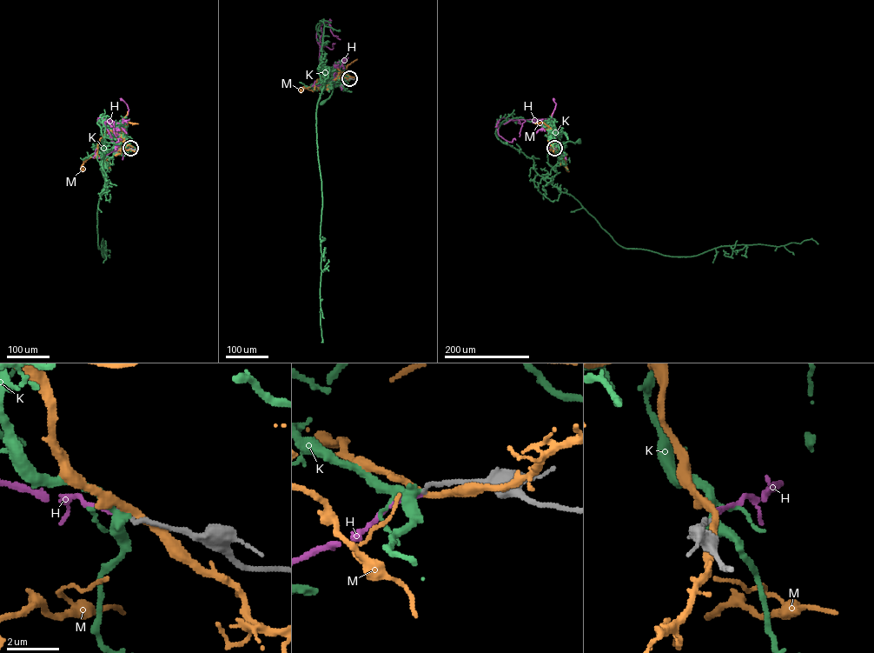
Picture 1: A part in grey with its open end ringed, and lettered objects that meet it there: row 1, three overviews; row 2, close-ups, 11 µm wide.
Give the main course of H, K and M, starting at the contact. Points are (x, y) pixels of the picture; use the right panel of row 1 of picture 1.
H: (554, 148), (551, 119), (556, 104), (553, 99)
K: (554, 148), (553, 145), (556, 148), (568, 141), (579, 141)
M: (554, 148), (547, 130), (555, 139), (560, 156), (565, 157), (567, 154), (564, 159), (566, 168)

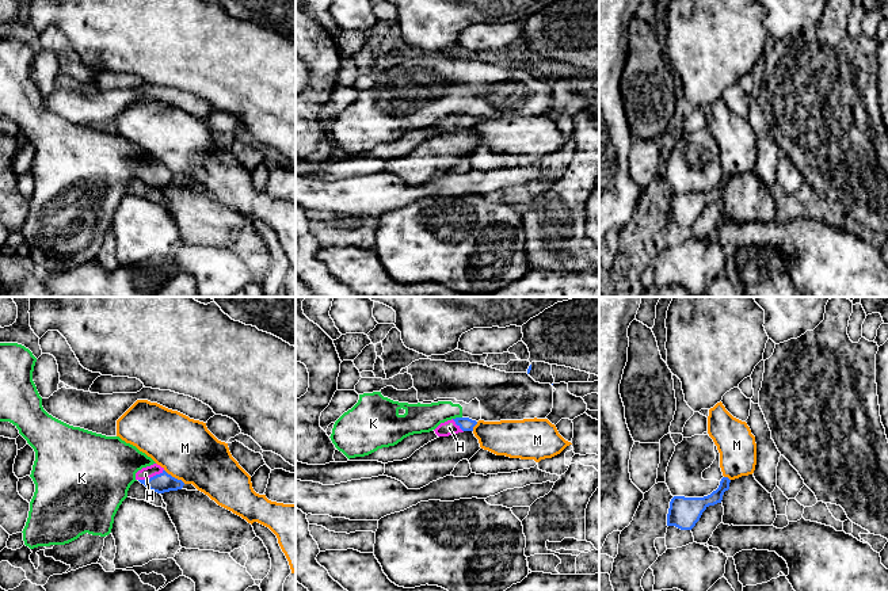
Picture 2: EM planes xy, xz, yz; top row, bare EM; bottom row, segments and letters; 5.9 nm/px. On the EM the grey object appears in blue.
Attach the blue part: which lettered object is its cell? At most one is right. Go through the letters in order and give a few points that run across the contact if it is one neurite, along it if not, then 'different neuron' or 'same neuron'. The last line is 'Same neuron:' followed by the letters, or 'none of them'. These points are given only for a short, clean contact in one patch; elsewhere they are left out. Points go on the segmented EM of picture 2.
H: xy (162, 483), (151, 477), (145, 473) | same neuron
K: xz (461, 416), (453, 419) | different neuron
M: xy (164, 469), (185, 483) | different neuron
Same neuron: H

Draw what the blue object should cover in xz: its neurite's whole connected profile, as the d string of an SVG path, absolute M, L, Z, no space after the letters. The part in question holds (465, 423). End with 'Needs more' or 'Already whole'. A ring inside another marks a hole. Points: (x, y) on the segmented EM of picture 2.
M456 417L441 423L434 431L438 436L449 436L464 431L473 431L476 424L477 422L469 417Z. Needs more

